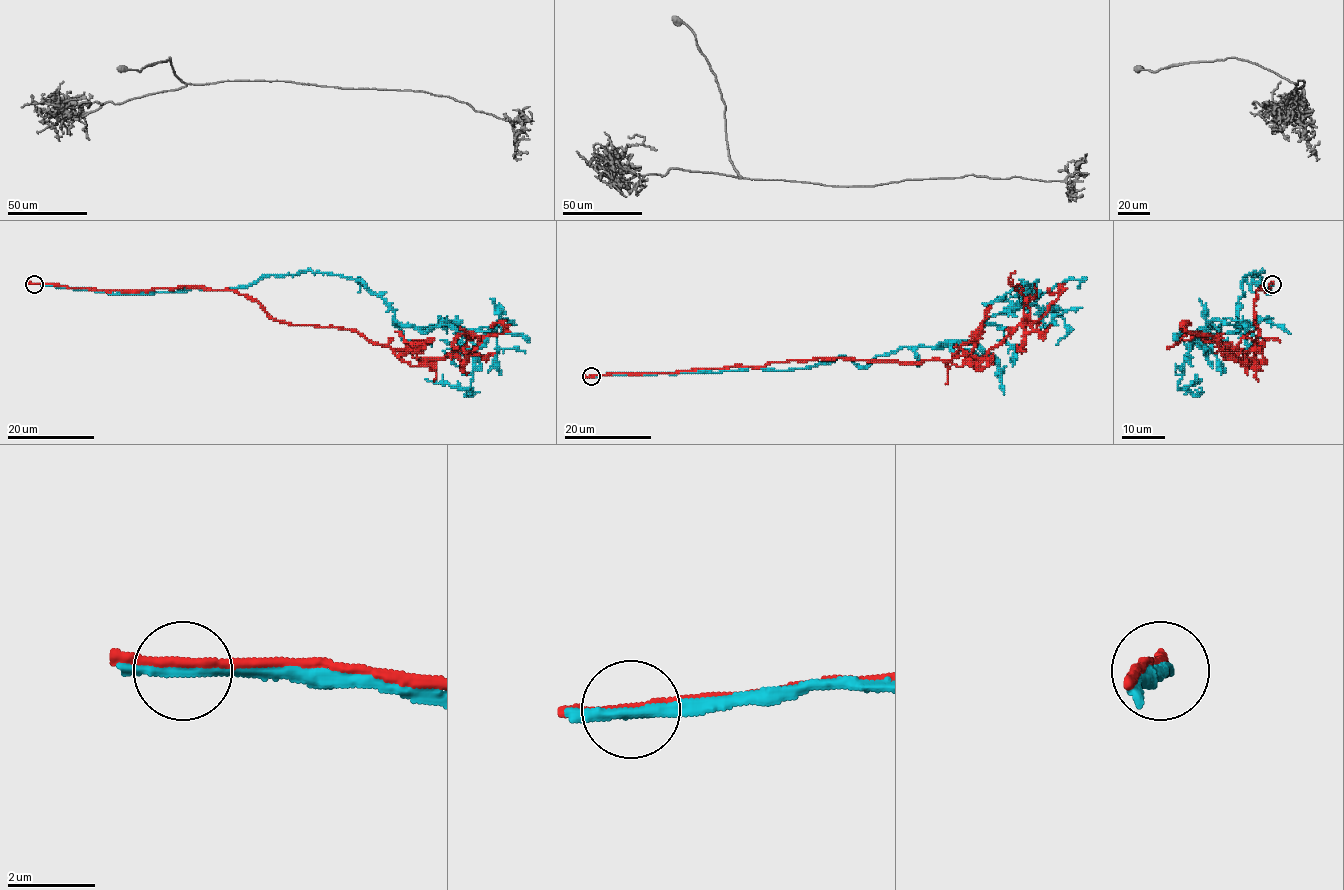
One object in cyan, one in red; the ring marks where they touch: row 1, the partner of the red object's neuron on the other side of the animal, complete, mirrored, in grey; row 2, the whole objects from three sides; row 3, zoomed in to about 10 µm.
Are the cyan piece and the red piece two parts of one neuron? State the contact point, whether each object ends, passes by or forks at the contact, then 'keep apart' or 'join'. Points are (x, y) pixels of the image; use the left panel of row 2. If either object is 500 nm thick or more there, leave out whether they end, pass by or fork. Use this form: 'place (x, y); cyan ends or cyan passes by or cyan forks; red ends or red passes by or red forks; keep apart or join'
place (34, 284); cyan passes by; red passes by; keep apart

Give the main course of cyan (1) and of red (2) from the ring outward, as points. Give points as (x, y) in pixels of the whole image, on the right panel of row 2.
1: (1272, 284), (1243, 277), (1238, 328), (1190, 343), (1178, 387), (1199, 379)
2: (1272, 283), (1257, 289), (1252, 366), (1221, 352), (1211, 335), (1191, 334), (1189, 322), (1183, 327)

